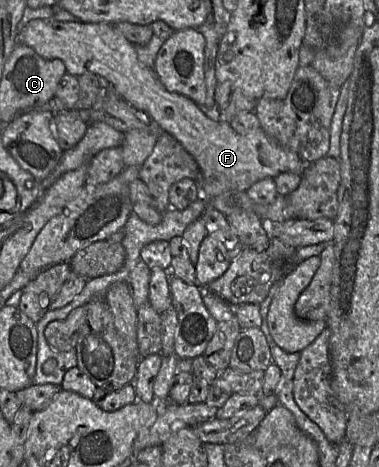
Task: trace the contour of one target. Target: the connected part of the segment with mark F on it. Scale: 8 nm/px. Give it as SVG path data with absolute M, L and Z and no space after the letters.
M52 17L34 19L19 31L18 42L29 46L46 60L61 59L65 64L67 74L79 77L85 73L93 73L104 77L122 99L133 107L146 112L164 132L172 135L197 162L199 177L194 181L197 182L201 192L201 198L198 199L209 201L226 191L247 191L255 182L264 178L274 179L285 172L302 174L306 162L296 153L279 145L261 127L241 135L234 131L229 123L213 121L208 118L197 104L188 97L168 91L159 81L154 71L139 61L134 45L113 25L107 23L61 22L54 20Z

